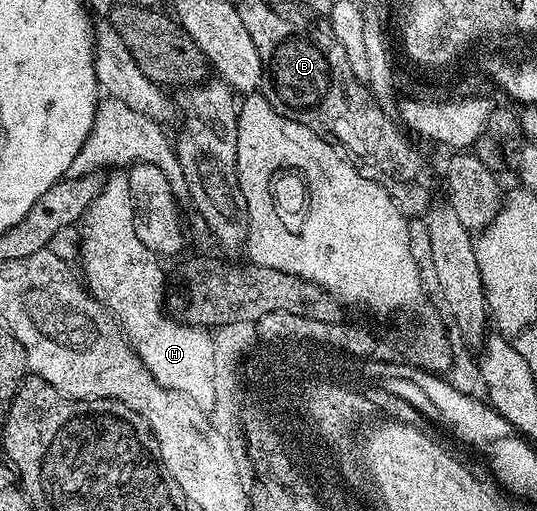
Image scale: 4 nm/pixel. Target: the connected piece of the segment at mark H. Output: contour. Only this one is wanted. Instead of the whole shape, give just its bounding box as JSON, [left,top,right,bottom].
[80,177,211,396]

